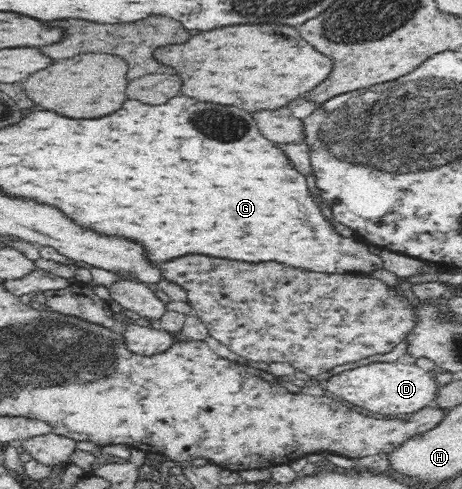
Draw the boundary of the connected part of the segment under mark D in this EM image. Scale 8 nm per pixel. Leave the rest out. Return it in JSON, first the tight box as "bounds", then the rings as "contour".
{"bounds":[324,362,440,416],"contour":[[[398,362],[361,365],[356,369],[333,375],[324,384],[328,388],[327,394],[346,401],[350,406],[359,406],[367,412],[386,416],[413,414],[432,406],[440,386],[434,375],[416,364]]]}

